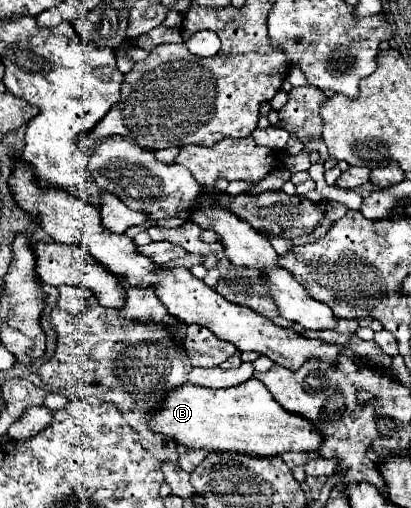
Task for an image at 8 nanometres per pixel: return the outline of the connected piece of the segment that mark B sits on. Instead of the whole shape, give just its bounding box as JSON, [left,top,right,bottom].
[148,379,322,457]

